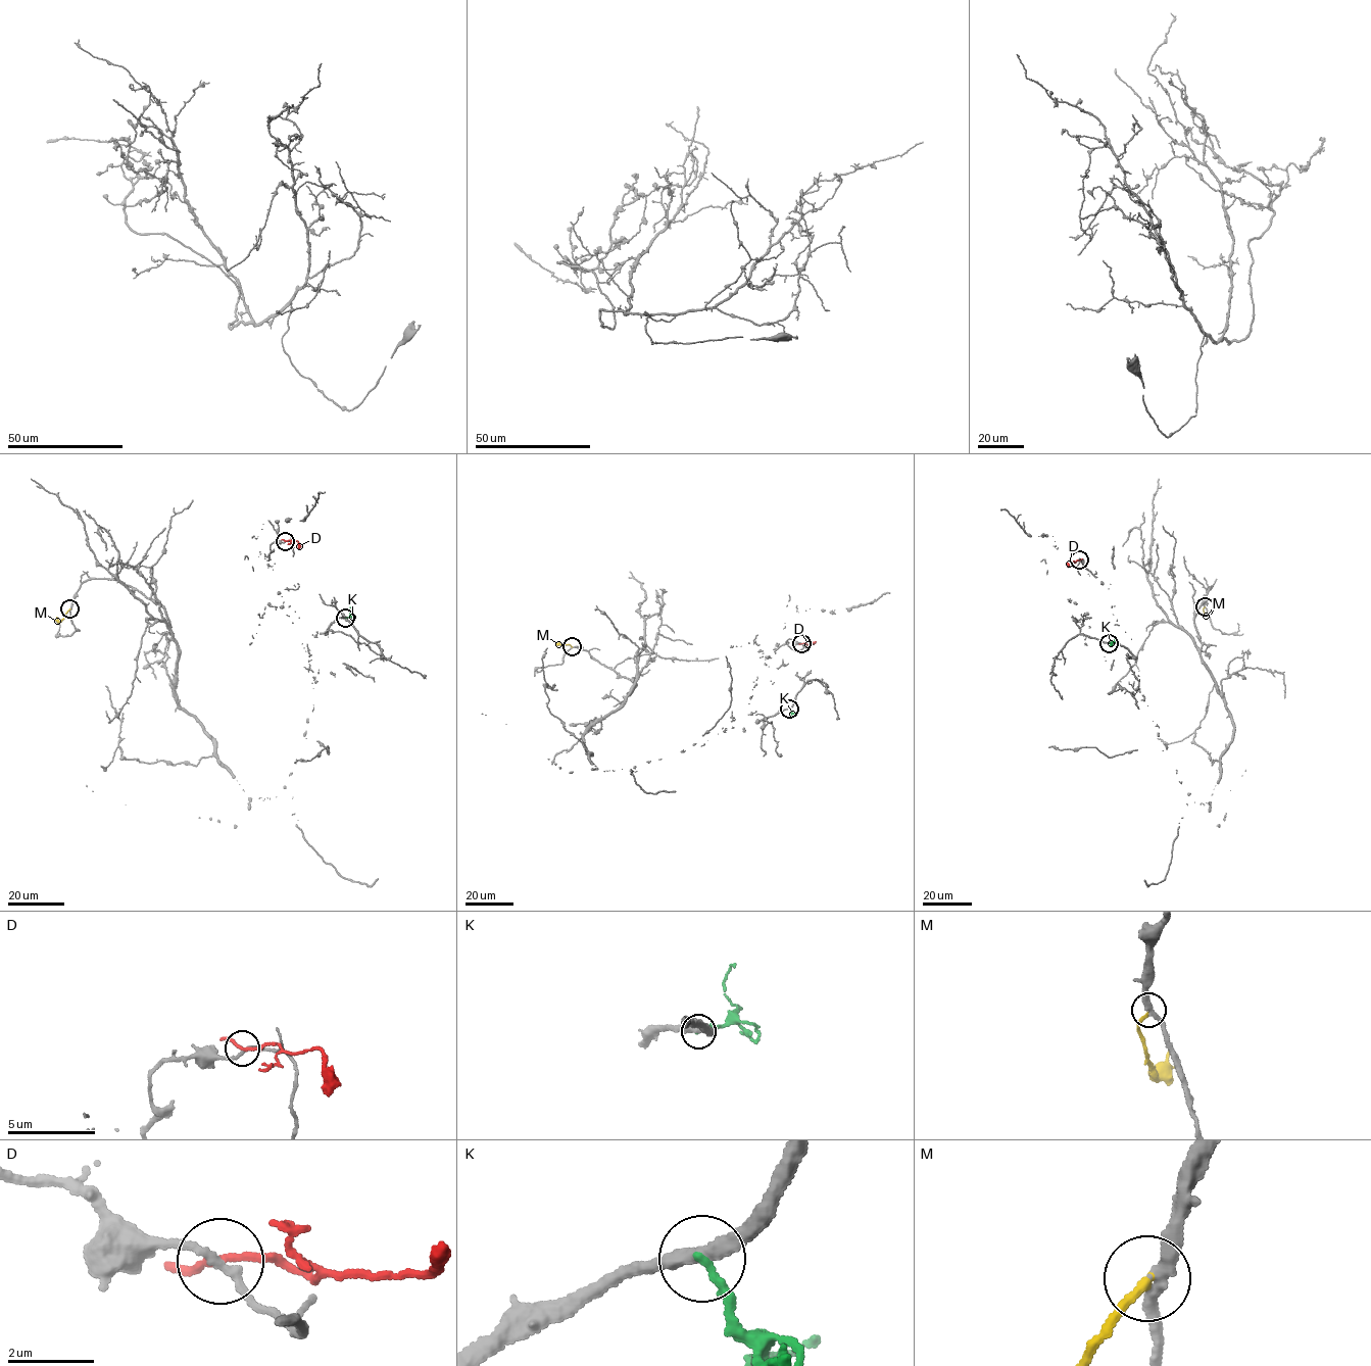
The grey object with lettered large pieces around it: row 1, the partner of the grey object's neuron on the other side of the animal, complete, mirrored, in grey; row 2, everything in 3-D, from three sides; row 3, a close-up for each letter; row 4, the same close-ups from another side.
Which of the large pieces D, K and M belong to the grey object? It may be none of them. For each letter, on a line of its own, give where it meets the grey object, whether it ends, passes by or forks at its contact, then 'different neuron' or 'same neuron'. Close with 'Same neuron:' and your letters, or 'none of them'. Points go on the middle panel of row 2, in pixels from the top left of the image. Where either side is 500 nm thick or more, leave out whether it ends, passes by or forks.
D: (801, 643) | it passes by | different neuron
K: (789, 709) | it ends | different neuron
M: (572, 646) | it ends | same neuron
Same neuron: M

